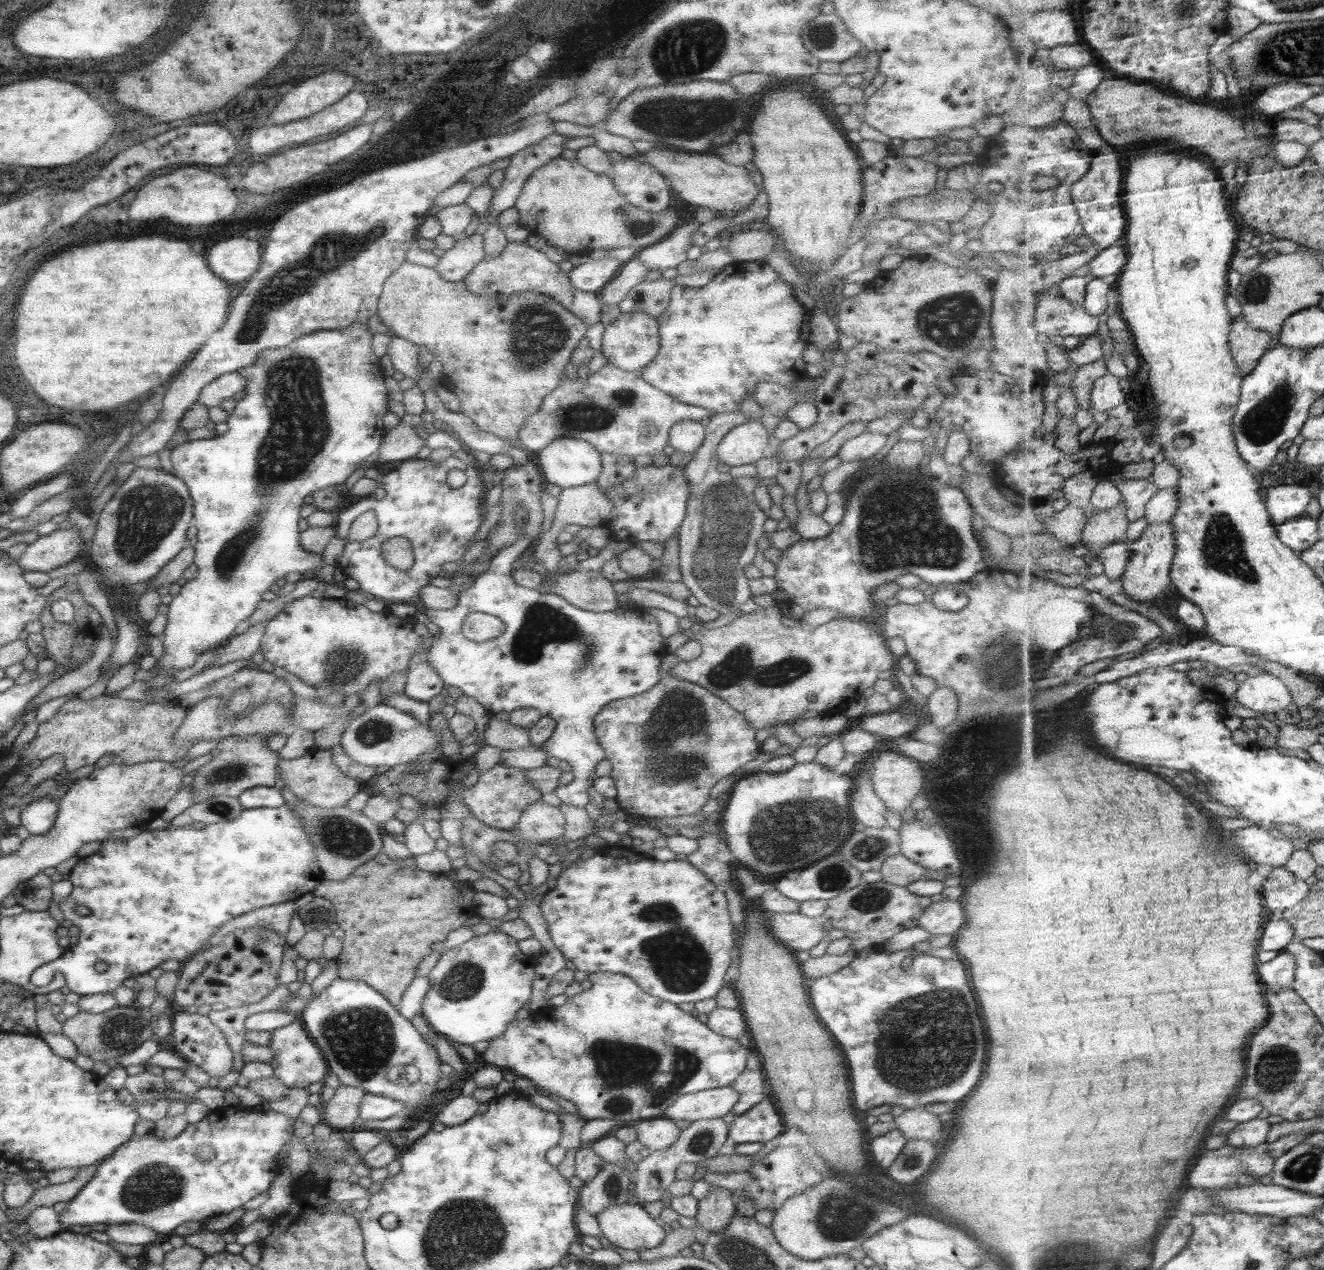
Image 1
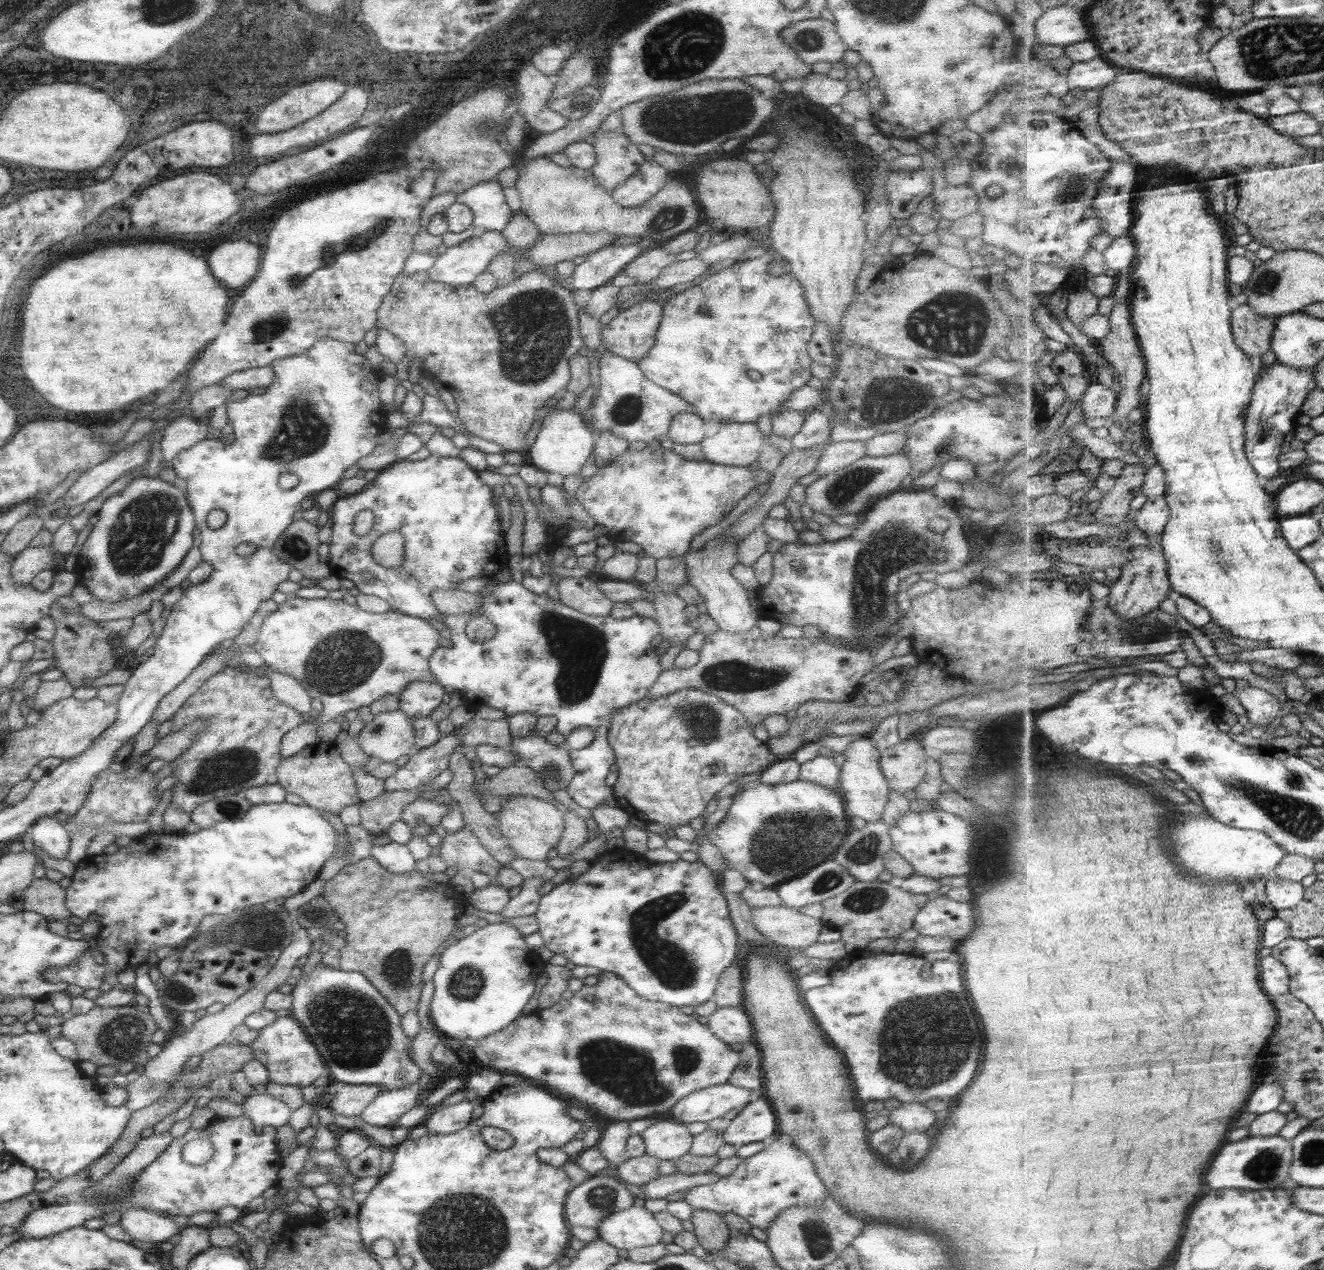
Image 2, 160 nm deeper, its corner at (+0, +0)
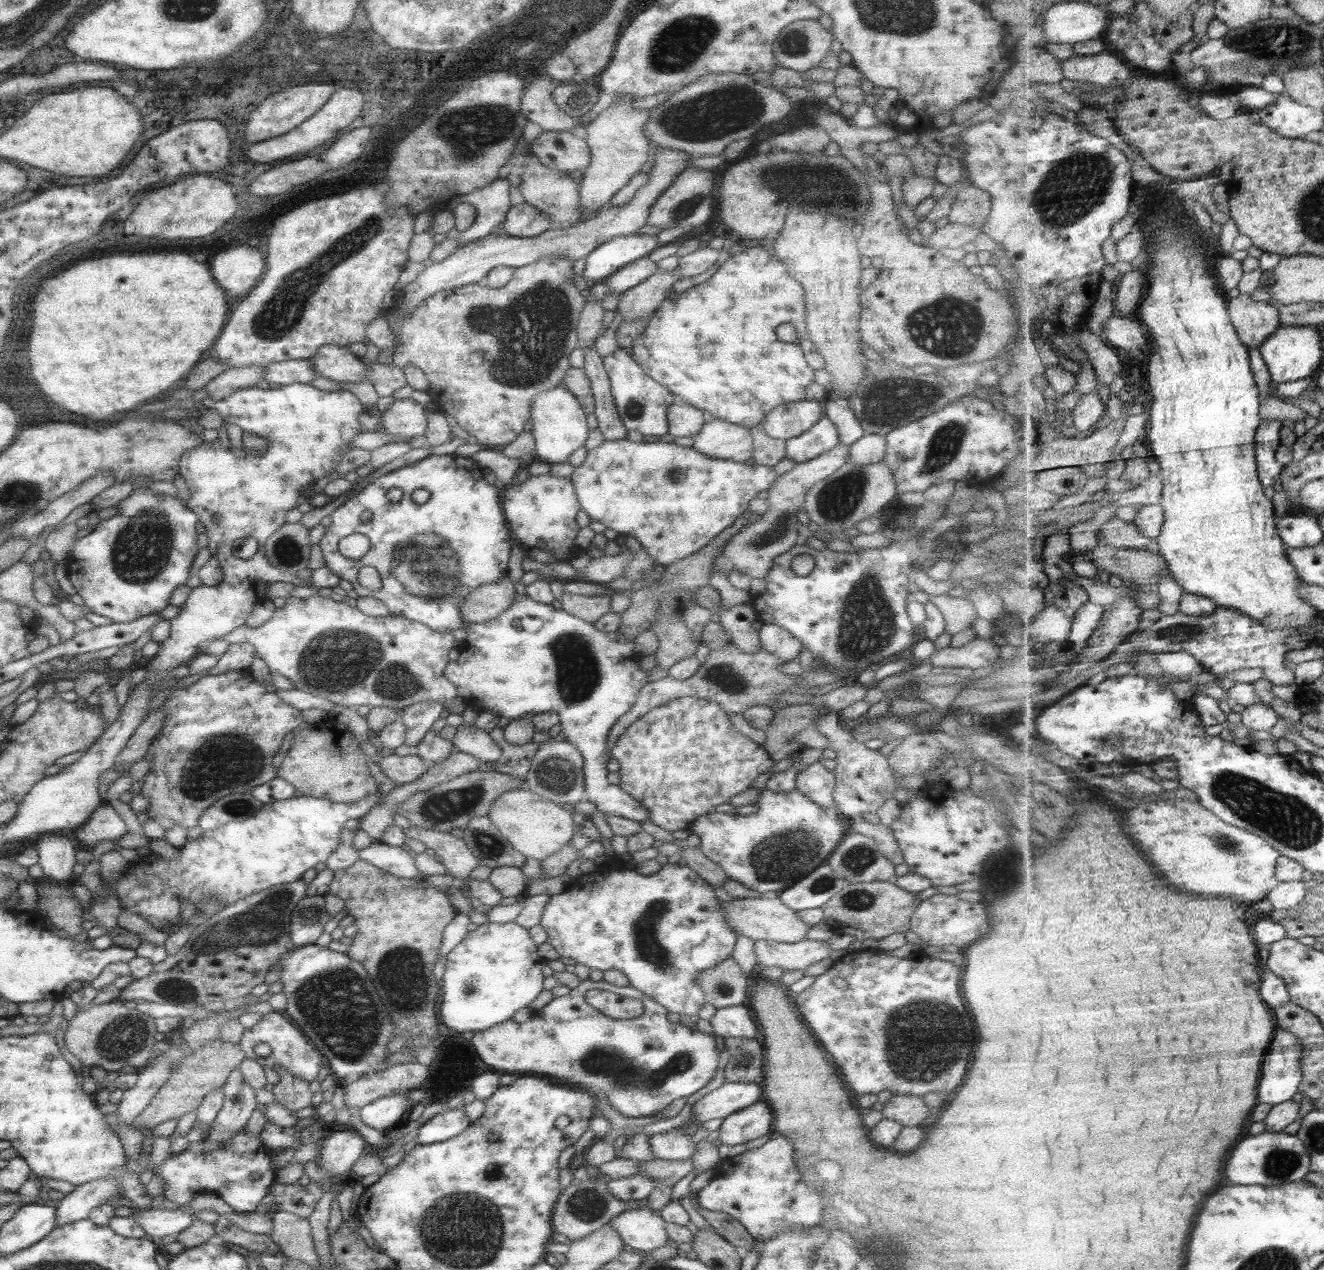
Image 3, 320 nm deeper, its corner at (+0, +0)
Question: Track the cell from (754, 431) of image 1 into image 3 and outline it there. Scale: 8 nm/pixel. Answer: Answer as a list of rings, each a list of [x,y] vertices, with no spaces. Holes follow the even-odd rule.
[[[712,418],[701,425],[690,447],[712,459],[743,463],[749,460],[752,439],[747,427]]]

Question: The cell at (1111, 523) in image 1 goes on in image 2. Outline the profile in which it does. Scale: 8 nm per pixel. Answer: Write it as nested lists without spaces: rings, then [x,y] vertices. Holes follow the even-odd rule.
[[[1137,461],[1125,464],[1123,472],[1116,478],[1115,486],[1104,495],[1096,511],[1097,523],[1119,525],[1127,514],[1133,513],[1131,500],[1144,485],[1146,470]]]

